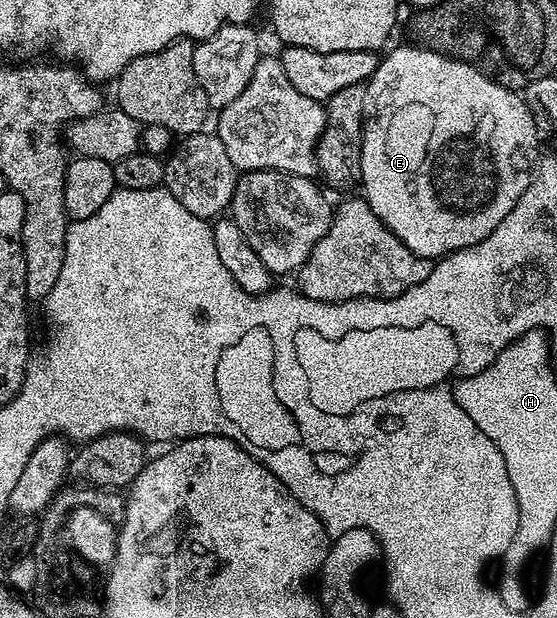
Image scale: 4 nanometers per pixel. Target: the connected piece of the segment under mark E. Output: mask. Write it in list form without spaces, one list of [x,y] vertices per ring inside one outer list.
[[[421,44],[414,46],[398,46],[387,58],[378,63],[376,72],[365,83],[366,103],[362,119],[362,151],[360,152],[361,193],[366,202],[376,212],[376,216],[389,230],[416,256],[437,260],[462,250],[465,246],[475,246],[484,236],[488,236],[516,208],[516,200],[524,196],[530,179],[540,161],[538,141],[540,135],[536,129],[536,120],[532,120],[532,112],[528,108],[525,97],[519,91],[502,86],[487,71],[472,62],[461,62],[458,58],[450,58],[435,50],[428,50]]]

